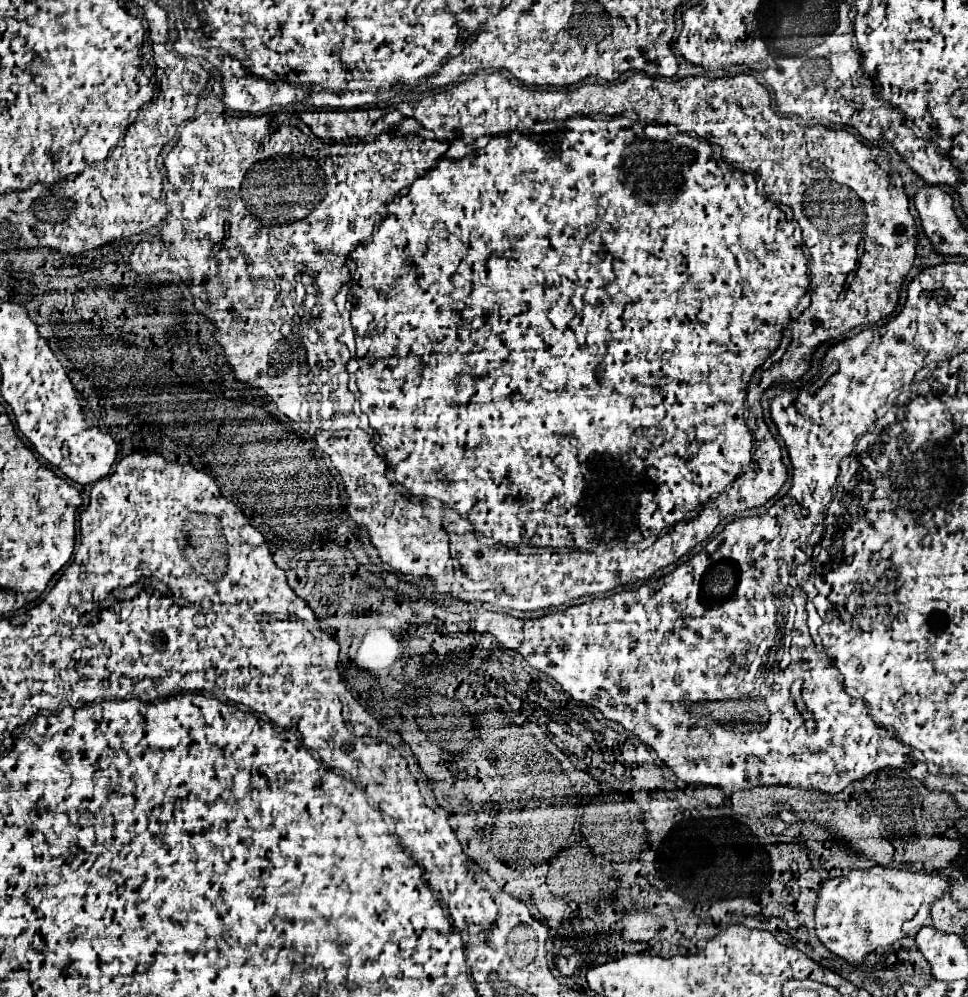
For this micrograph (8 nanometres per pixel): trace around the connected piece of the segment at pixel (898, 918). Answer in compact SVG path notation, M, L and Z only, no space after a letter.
M877 865L867 871L849 871L847 875L829 879L819 891L815 909L817 937L831 953L849 965L861 965L875 947L901 939L905 935L903 923L911 921L923 903L933 903L943 897L949 887L949 879L917 871L911 873L907 869L885 869Z

